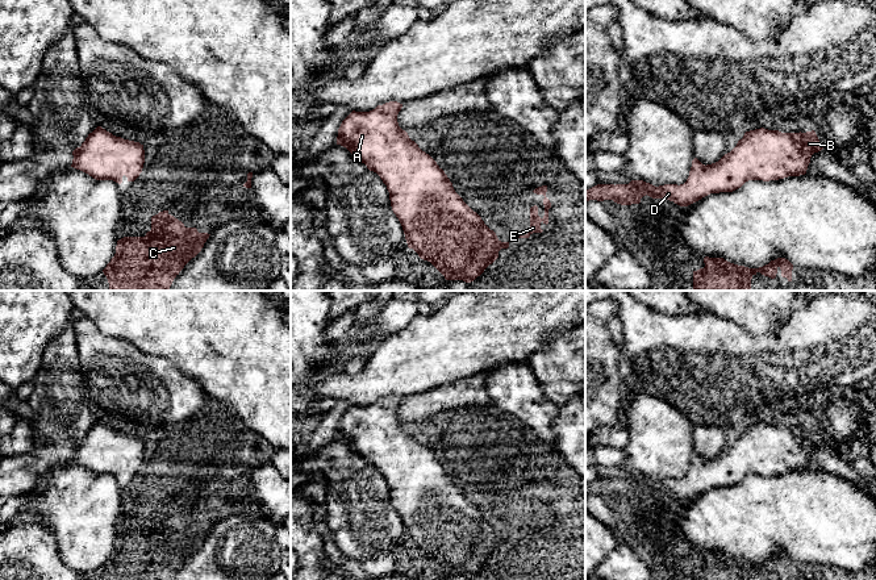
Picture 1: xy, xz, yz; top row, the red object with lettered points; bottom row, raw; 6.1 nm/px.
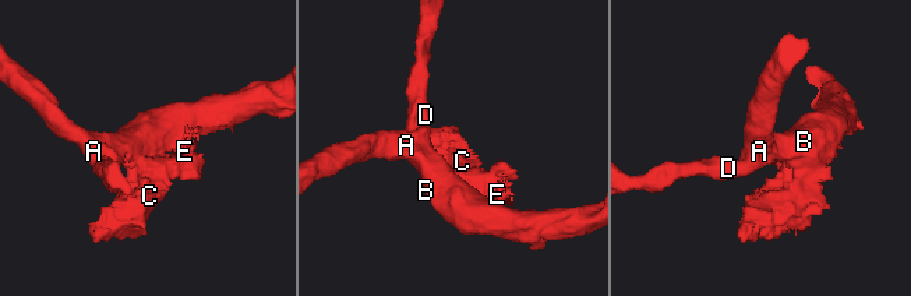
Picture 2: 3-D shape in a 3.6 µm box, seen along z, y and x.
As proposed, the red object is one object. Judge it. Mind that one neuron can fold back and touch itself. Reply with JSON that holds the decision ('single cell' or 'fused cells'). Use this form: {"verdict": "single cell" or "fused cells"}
{"verdict": "single cell"}

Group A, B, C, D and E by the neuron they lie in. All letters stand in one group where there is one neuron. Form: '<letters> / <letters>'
A B C D E

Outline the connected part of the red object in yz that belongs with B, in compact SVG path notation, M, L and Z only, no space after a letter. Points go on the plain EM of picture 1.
M764 422L746 426L737 441L718 456L702 459L697 452L692 455L689 471L684 479L664 479L655 481L643 475L631 475L629 479L597 479L585 484L585 496L613 495L621 500L639 498L643 491L673 496L688 501L710 488L733 487L748 475L779 475L788 471L805 470L810 452L823 443L814 425L806 427L781 427Z

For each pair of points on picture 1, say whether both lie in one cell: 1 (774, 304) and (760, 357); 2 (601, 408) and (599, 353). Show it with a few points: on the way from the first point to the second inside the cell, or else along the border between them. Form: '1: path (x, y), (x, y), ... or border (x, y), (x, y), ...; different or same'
1: border (792, 313), (763, 333), (750, 333), (737, 324); different
2: path (601, 395), (601, 391), (610, 382), (607, 366); same

